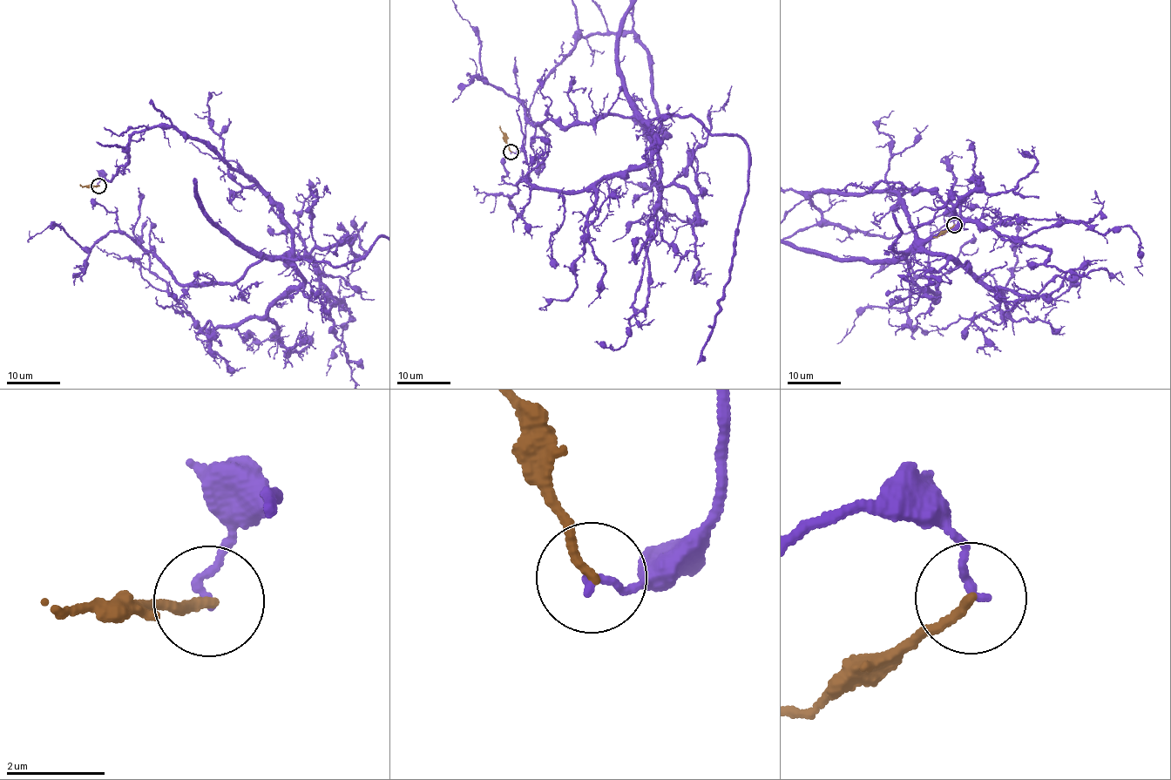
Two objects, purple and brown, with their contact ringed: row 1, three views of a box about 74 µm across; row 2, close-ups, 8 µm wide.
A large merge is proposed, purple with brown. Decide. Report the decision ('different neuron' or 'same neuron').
different neuron

